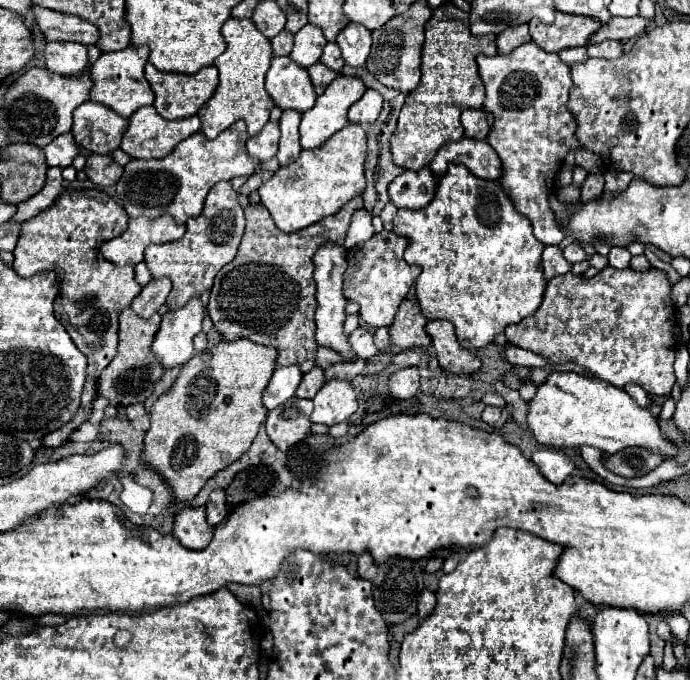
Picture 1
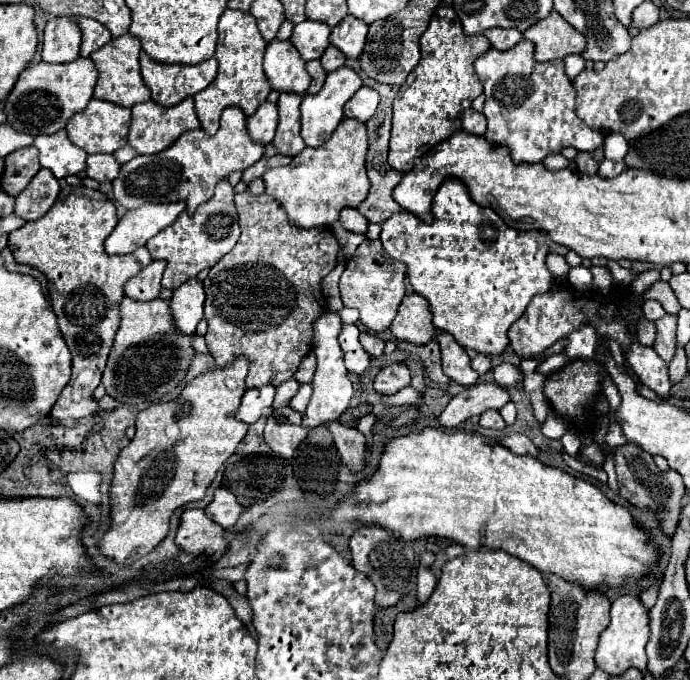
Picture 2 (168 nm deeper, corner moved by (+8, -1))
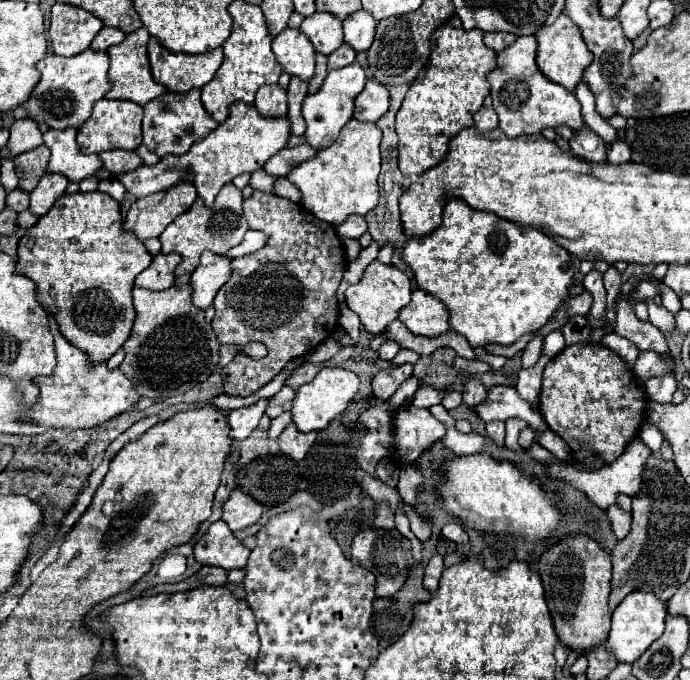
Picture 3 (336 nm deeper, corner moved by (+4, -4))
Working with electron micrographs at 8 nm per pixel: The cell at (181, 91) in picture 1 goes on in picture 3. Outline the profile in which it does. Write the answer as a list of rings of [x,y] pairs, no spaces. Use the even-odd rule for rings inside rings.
[[[153,38],[147,44],[151,74],[159,84],[165,84],[167,92],[183,94],[191,88],[203,88],[223,64],[223,50],[215,48],[199,56],[165,52]]]

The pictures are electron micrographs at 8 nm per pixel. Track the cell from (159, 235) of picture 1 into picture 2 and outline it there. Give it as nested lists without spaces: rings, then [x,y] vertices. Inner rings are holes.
[[[181,201],[169,205],[143,205],[143,209],[127,211],[113,233],[105,241],[105,251],[109,255],[125,255],[133,253],[137,247],[145,245],[151,237],[155,237],[161,229],[171,225],[181,213],[185,205]]]

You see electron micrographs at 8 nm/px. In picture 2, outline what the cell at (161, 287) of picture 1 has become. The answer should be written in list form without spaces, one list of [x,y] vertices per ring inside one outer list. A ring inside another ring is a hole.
[[[151,261],[135,277],[125,283],[125,295],[135,301],[151,301],[161,291],[161,275],[165,261]]]

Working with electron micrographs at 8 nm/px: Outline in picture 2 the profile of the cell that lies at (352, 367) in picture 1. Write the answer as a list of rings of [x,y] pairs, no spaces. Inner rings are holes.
[[[303,383],[297,391],[297,395],[289,401],[289,407],[293,407],[293,411],[297,411],[297,413],[303,413],[307,403],[309,403],[309,385]]]

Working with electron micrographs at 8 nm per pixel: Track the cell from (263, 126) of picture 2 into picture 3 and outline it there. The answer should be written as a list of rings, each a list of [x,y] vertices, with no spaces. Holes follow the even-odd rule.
[[[265,86],[259,88],[255,96],[255,108],[265,118],[283,118],[287,114],[287,92],[281,86]]]

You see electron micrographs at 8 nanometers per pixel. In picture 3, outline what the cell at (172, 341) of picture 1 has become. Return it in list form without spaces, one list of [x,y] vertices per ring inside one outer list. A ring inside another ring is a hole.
[[[203,252],[201,264],[191,274],[191,288],[193,288],[193,304],[199,310],[207,310],[213,304],[217,290],[225,284],[225,270],[219,264],[229,264],[229,258]]]

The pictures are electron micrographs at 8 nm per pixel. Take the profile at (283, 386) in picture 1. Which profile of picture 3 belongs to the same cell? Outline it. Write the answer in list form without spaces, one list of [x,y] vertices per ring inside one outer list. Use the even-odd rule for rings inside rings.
[[[261,398],[251,406],[243,406],[237,410],[229,412],[229,426],[231,426],[231,438],[233,440],[243,440],[257,428],[261,416],[265,414],[265,408],[269,406],[269,398]]]

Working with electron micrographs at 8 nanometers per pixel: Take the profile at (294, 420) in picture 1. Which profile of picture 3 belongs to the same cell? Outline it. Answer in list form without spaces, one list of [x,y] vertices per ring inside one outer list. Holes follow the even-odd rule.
[[[291,422],[281,436],[277,438],[281,452],[285,452],[287,456],[291,456],[293,460],[303,460],[307,450],[311,448],[311,444],[315,442],[315,432],[299,432],[297,426]]]

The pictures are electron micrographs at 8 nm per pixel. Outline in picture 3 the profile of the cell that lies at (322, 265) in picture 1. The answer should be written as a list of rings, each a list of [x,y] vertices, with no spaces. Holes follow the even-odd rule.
[[[325,366],[317,372],[317,376],[309,384],[299,388],[295,402],[293,402],[293,408],[291,408],[293,422],[297,424],[297,428],[301,432],[323,430],[323,428],[329,426],[331,420],[341,418],[343,410],[351,404],[357,390],[359,390],[359,378],[353,372],[343,370],[339,366]]]

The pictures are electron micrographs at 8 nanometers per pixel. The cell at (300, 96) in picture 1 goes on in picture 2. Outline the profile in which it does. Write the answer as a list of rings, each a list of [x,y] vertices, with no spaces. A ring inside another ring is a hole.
[[[289,39],[269,41],[265,49],[265,61],[263,61],[265,75],[273,89],[287,93],[299,93],[305,95],[311,77],[305,69],[305,61],[299,57],[295,45],[291,45]]]

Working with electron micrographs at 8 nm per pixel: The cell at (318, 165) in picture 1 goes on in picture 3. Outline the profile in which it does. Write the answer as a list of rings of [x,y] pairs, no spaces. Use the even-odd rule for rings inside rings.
[[[349,120],[341,130],[339,140],[325,150],[319,150],[315,158],[297,164],[285,178],[301,192],[301,206],[315,218],[341,226],[347,216],[365,216],[377,206],[379,188],[377,176],[381,168],[381,130],[375,124]]]

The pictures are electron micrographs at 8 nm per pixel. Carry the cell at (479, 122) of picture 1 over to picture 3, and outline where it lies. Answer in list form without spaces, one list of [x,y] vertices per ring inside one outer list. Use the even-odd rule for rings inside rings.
[[[481,108],[475,112],[475,128],[481,130],[481,132],[489,132],[489,130],[495,130],[497,128],[497,114],[493,108]]]

